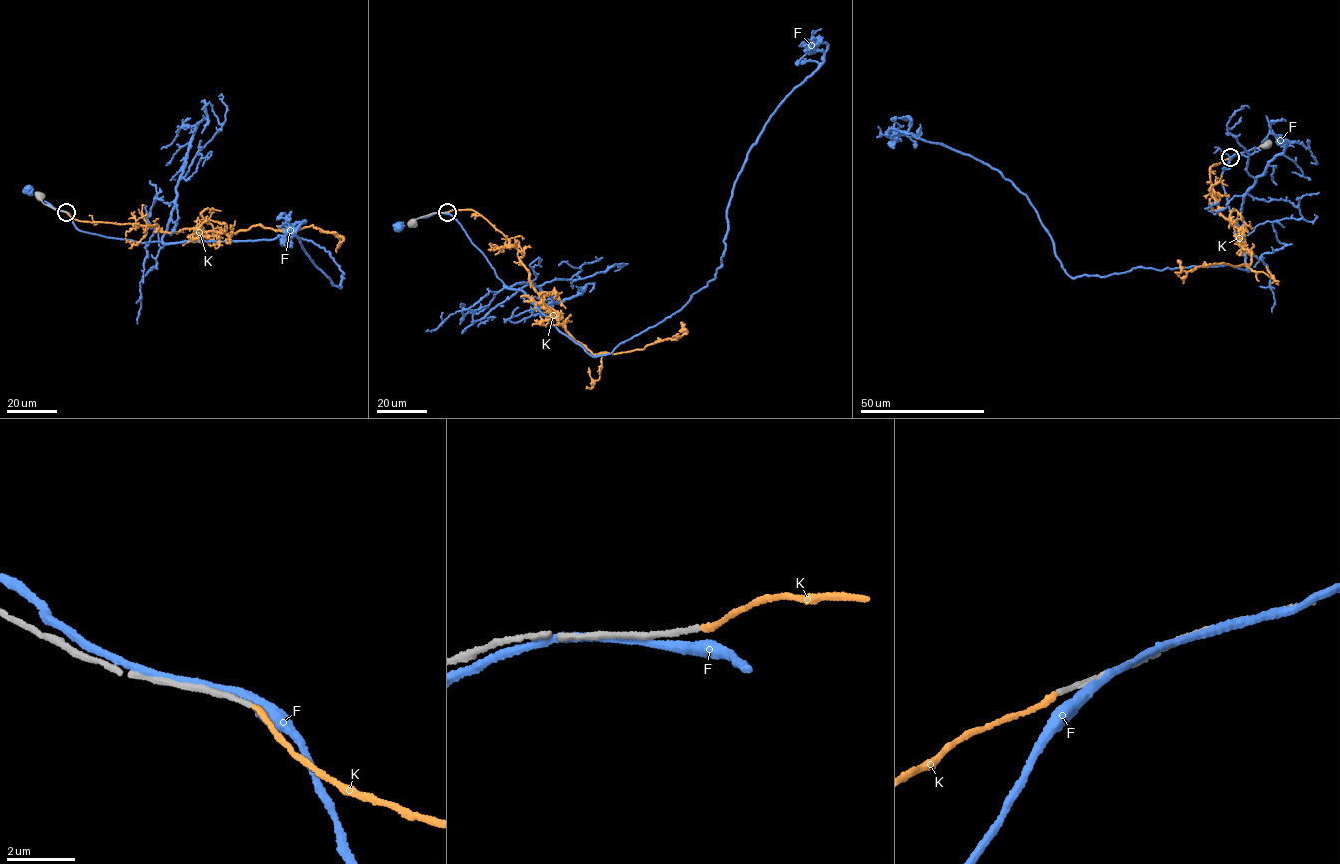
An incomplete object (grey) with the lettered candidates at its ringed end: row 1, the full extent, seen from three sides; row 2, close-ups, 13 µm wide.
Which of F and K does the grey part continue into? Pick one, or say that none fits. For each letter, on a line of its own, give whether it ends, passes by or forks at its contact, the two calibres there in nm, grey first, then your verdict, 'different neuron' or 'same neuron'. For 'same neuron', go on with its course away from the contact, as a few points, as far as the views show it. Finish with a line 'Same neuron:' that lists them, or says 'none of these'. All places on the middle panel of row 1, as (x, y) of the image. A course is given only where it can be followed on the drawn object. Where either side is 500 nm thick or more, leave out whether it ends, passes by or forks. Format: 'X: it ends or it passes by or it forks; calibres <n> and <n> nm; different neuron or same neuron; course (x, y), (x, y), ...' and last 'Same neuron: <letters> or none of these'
F: it passes by; calibres 200 and 280 nm; different neuron
K: it ends; calibres 140 and 150 nm; same neuron; course (447, 212), (476, 211), (501, 231), (518, 250), (544, 305), (593, 354), (643, 349), (687, 331), (680, 332)
Same neuron: K

